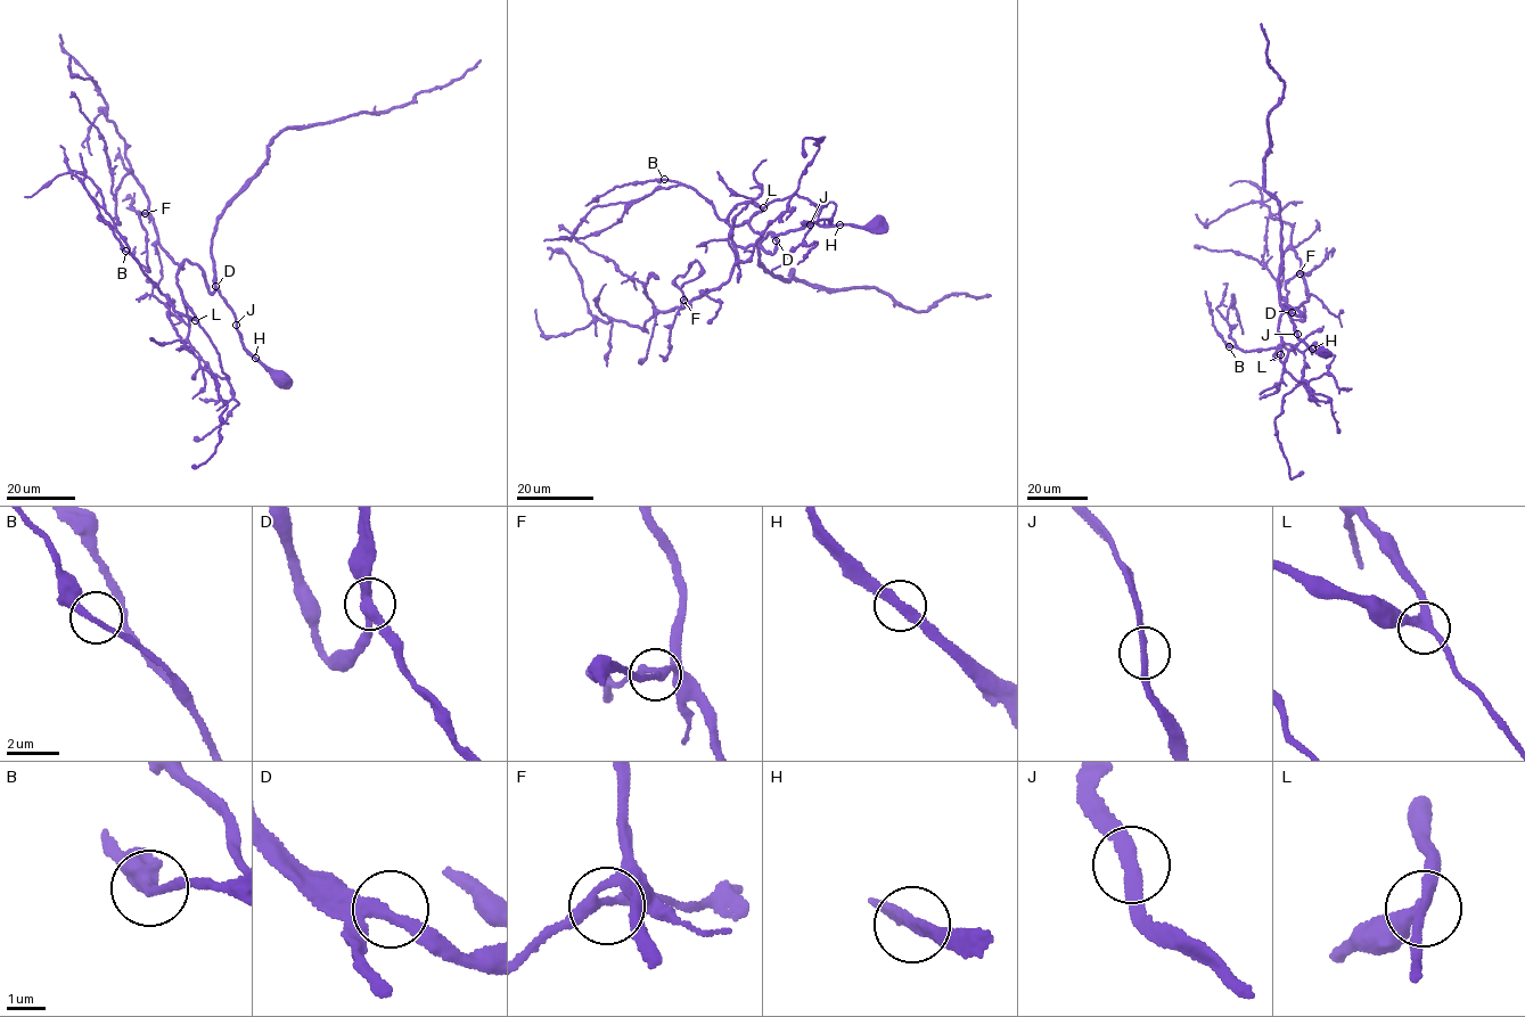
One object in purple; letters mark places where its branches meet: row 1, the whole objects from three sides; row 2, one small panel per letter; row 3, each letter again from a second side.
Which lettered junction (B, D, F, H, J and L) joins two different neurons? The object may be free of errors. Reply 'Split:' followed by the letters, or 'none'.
Split: none

